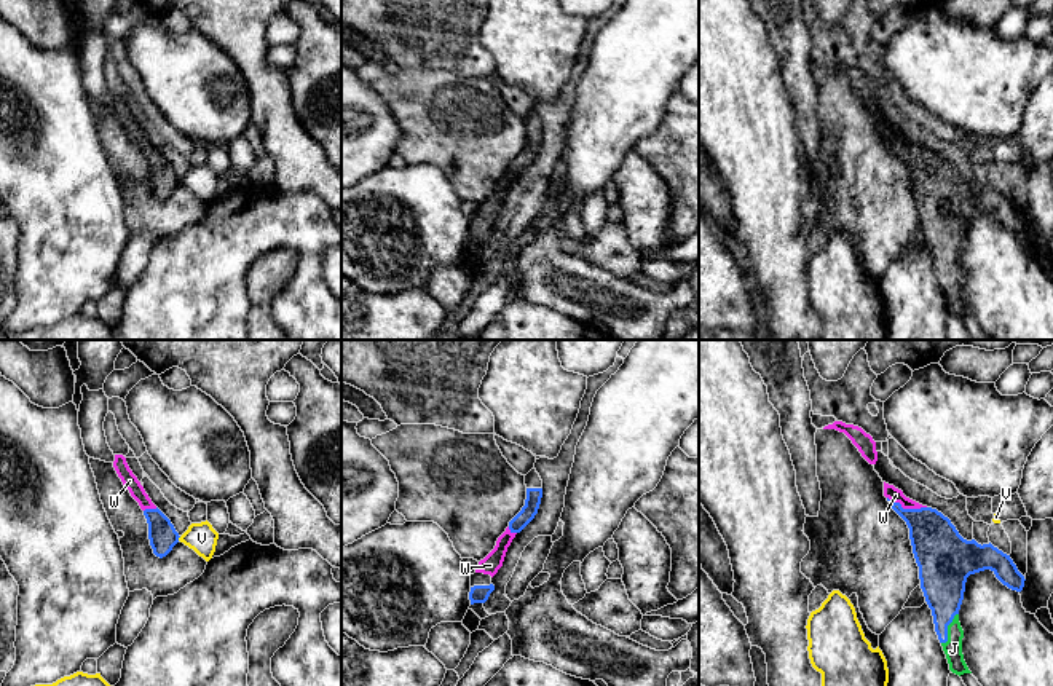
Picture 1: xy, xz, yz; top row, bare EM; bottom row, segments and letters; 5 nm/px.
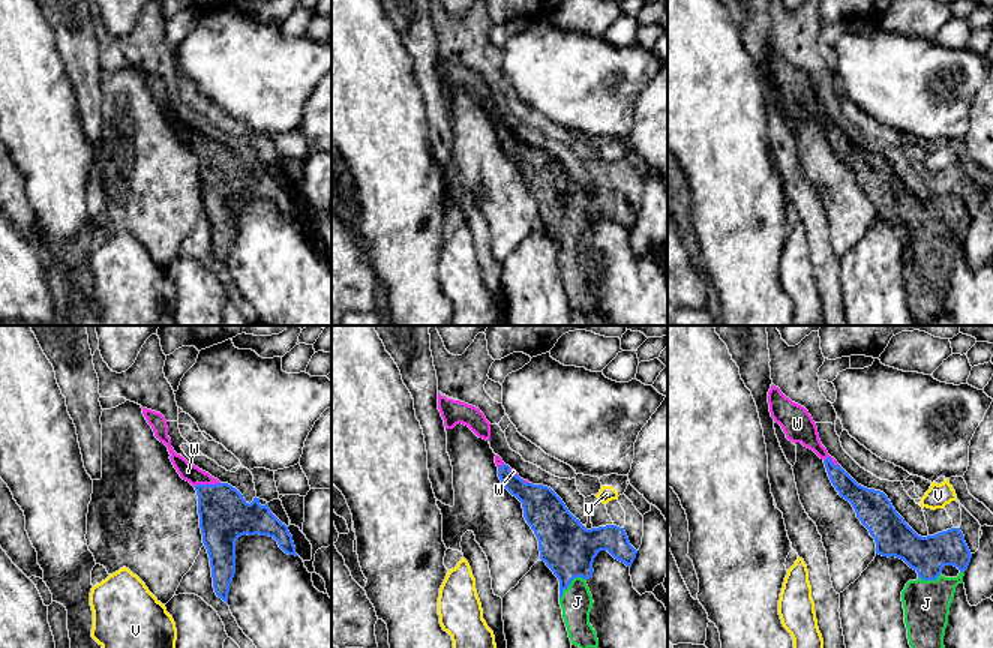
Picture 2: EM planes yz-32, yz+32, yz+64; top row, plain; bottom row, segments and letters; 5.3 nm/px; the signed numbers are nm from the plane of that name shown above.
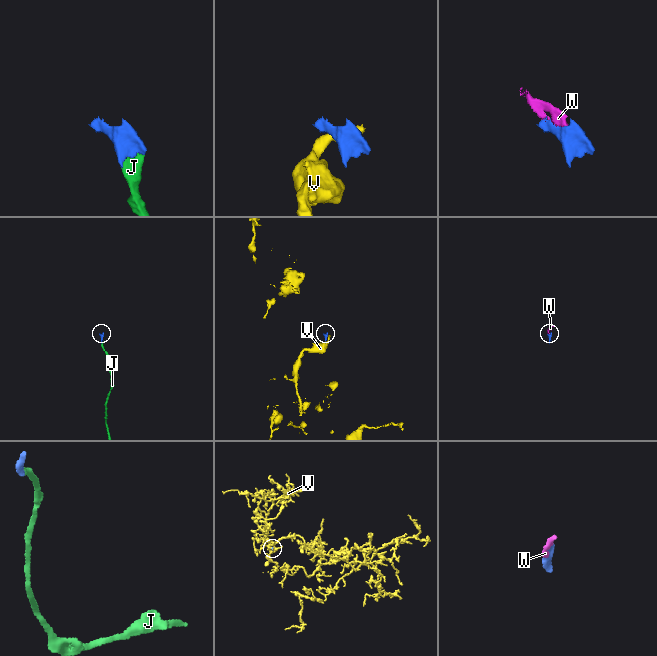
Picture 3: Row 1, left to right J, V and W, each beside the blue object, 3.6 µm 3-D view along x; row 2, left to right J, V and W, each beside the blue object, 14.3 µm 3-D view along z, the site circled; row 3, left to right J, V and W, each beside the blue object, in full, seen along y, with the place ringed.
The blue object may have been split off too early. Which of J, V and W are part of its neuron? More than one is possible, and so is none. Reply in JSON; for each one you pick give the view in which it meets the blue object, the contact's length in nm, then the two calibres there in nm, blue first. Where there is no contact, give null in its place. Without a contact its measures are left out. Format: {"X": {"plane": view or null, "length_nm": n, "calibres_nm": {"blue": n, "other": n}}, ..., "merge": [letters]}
{"J": {"plane": "yz", "length_nm": 180, "calibres_nm": {"blue": 220, "other": 100}}, "W": {"plane": "yz", "length_nm": 200, "calibres_nm": {"blue": 260, "other": 70}}, "merge": ["J", "W"]}

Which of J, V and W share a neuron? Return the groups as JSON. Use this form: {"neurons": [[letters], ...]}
{"neurons": [["J", "W"], ["V"]]}

